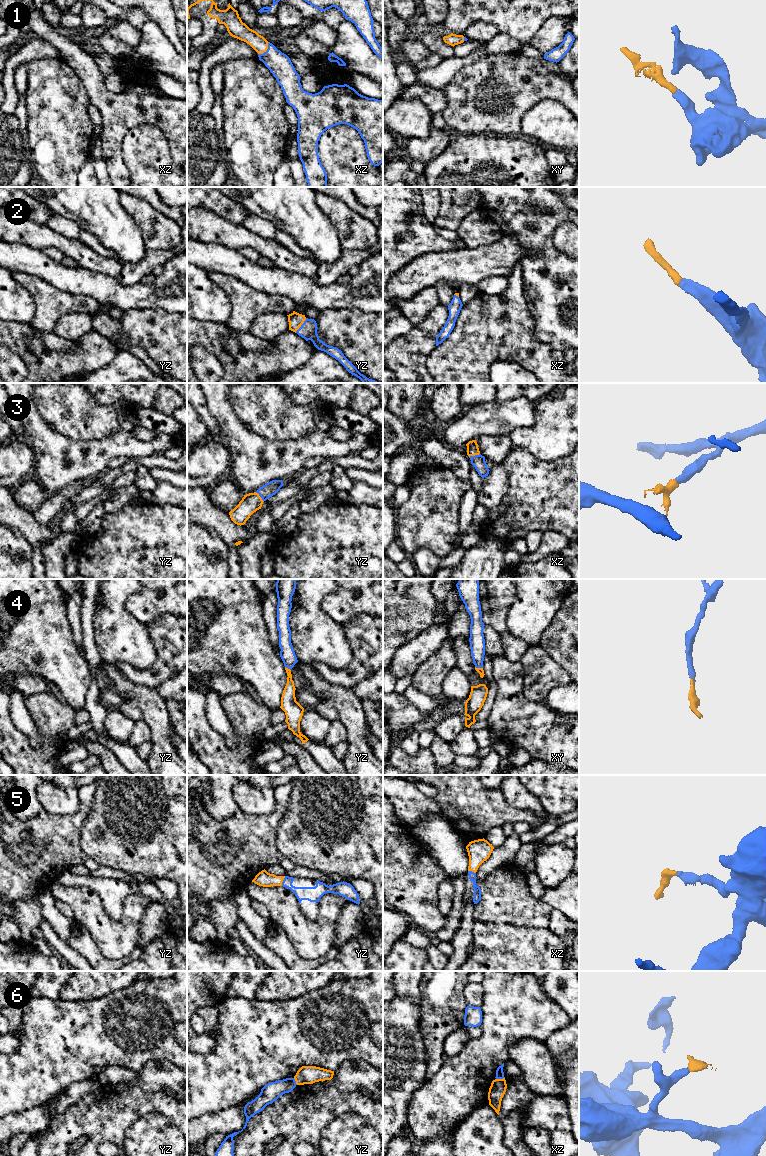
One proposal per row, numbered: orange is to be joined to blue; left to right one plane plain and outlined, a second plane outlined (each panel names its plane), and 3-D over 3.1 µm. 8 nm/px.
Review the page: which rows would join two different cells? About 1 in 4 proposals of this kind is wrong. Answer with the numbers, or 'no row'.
6

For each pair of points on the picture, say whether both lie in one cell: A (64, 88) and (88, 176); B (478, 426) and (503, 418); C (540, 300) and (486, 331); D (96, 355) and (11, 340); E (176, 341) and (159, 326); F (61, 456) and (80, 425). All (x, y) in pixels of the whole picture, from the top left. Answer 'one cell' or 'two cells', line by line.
A: two cells
B: one cell
C: two cells
D: one cell
E: one cell
F: two cells

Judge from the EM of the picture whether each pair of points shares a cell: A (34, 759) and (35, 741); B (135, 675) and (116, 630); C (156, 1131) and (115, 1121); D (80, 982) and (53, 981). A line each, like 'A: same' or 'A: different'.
A: different
B: different
C: different
D: different

